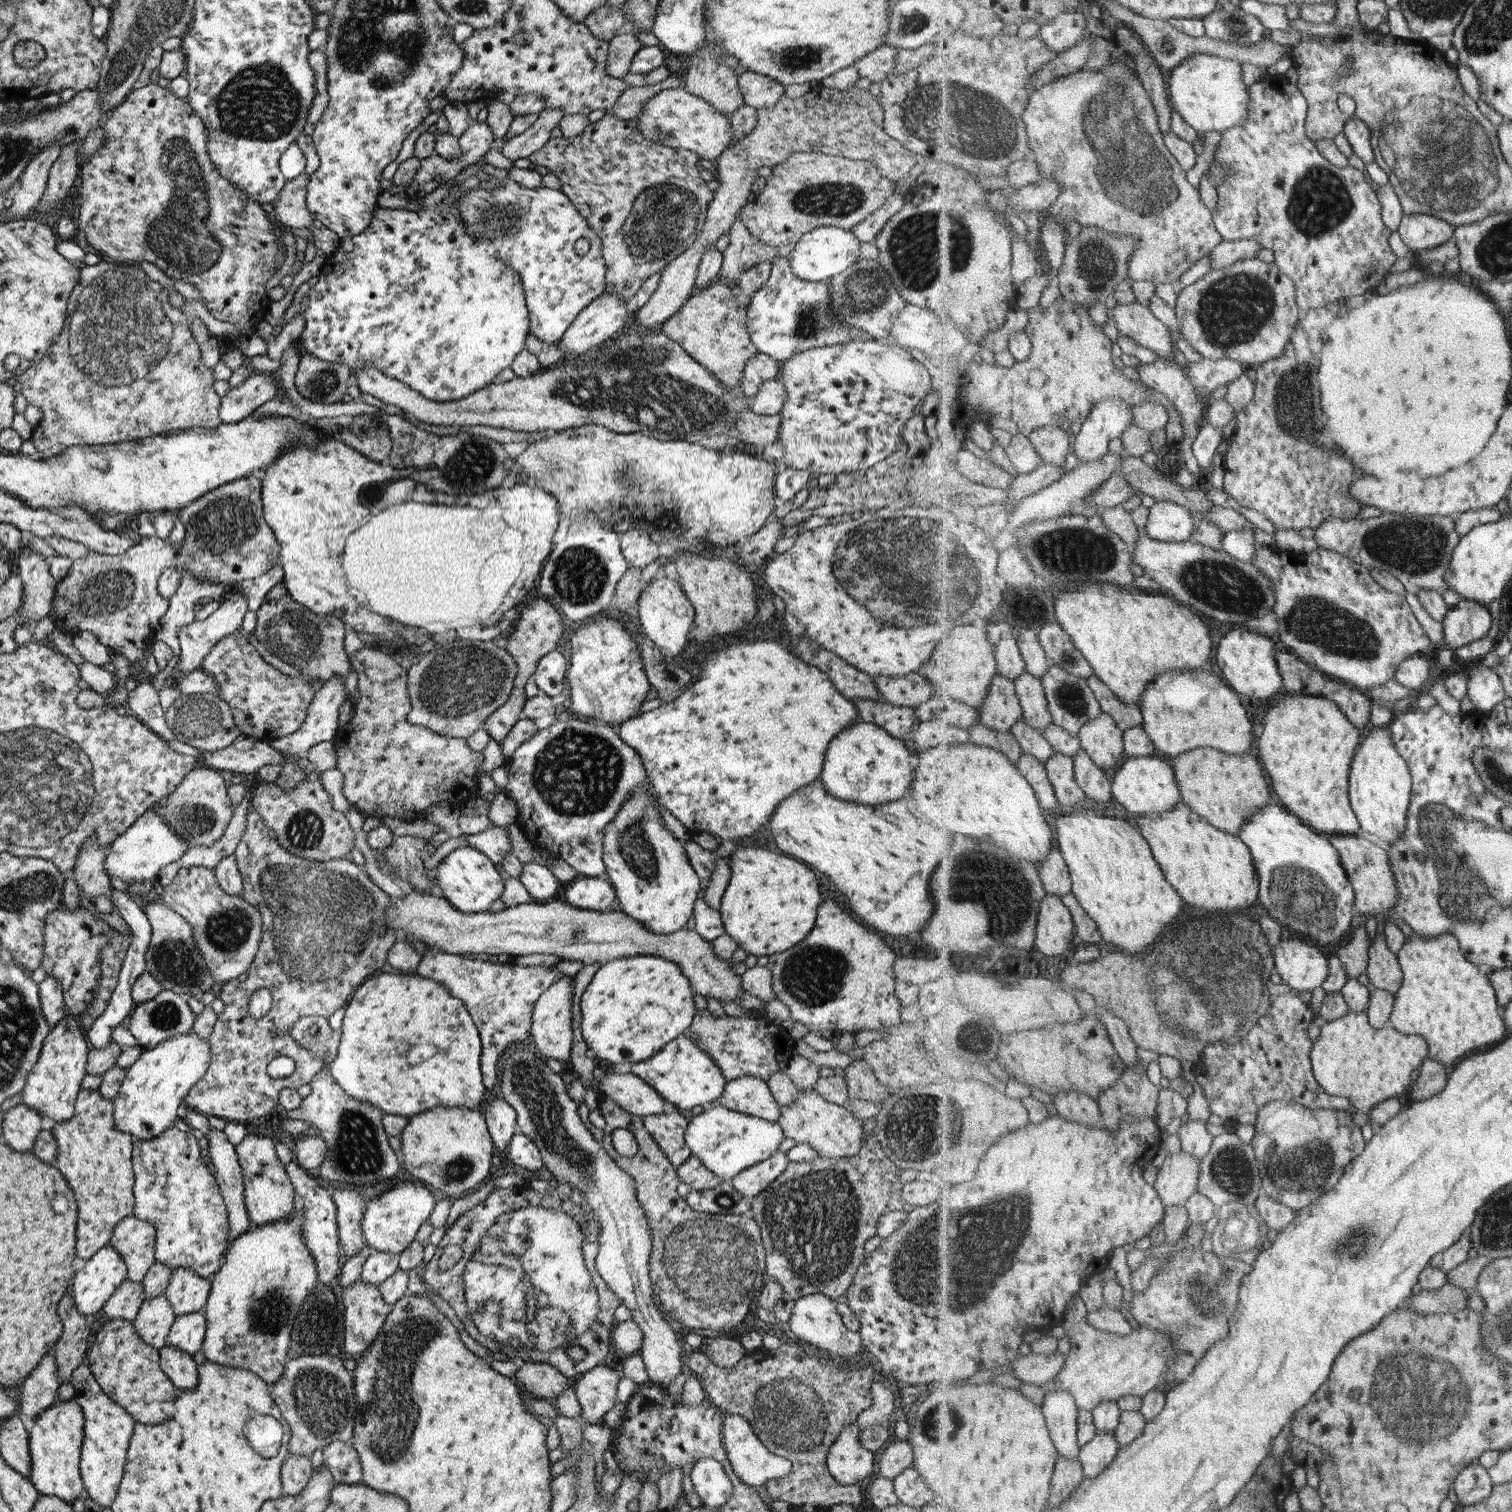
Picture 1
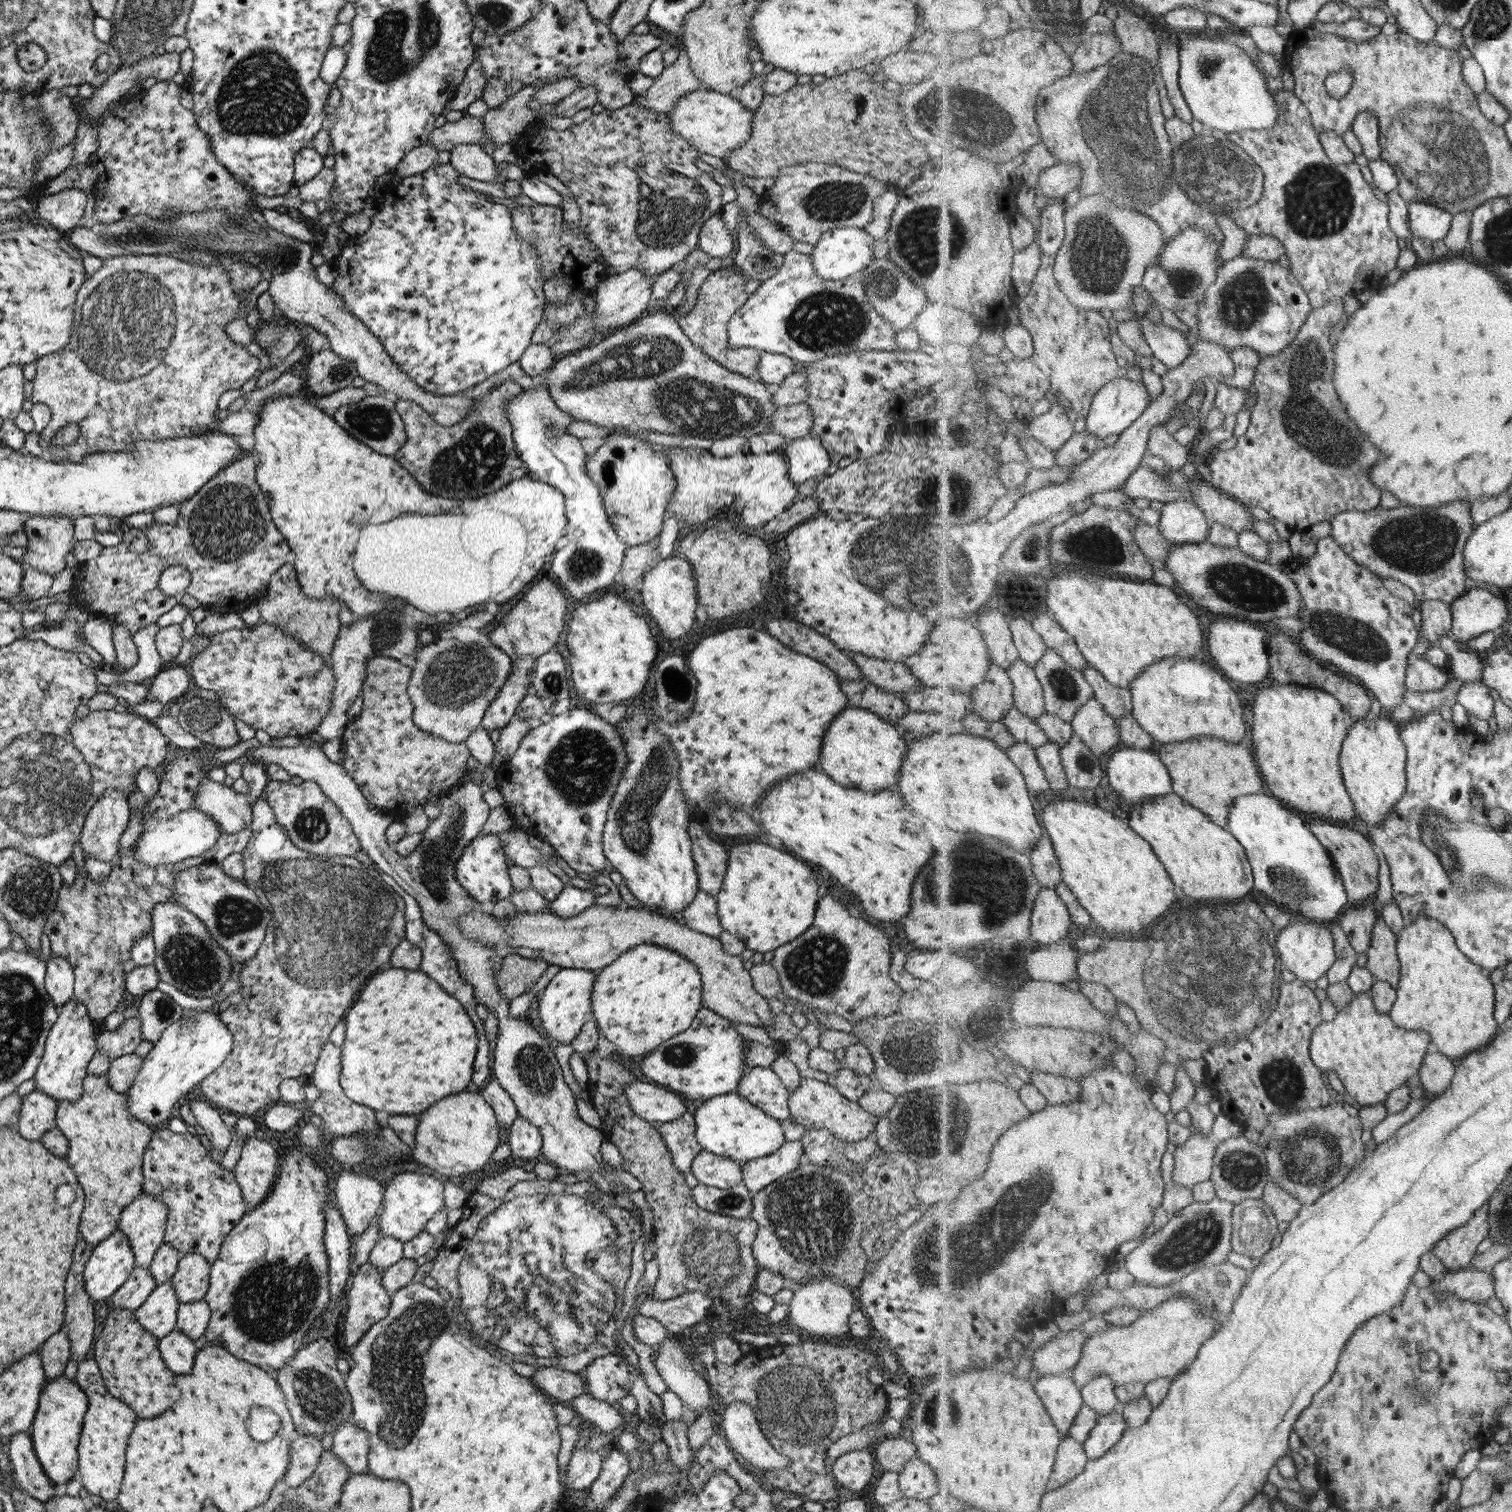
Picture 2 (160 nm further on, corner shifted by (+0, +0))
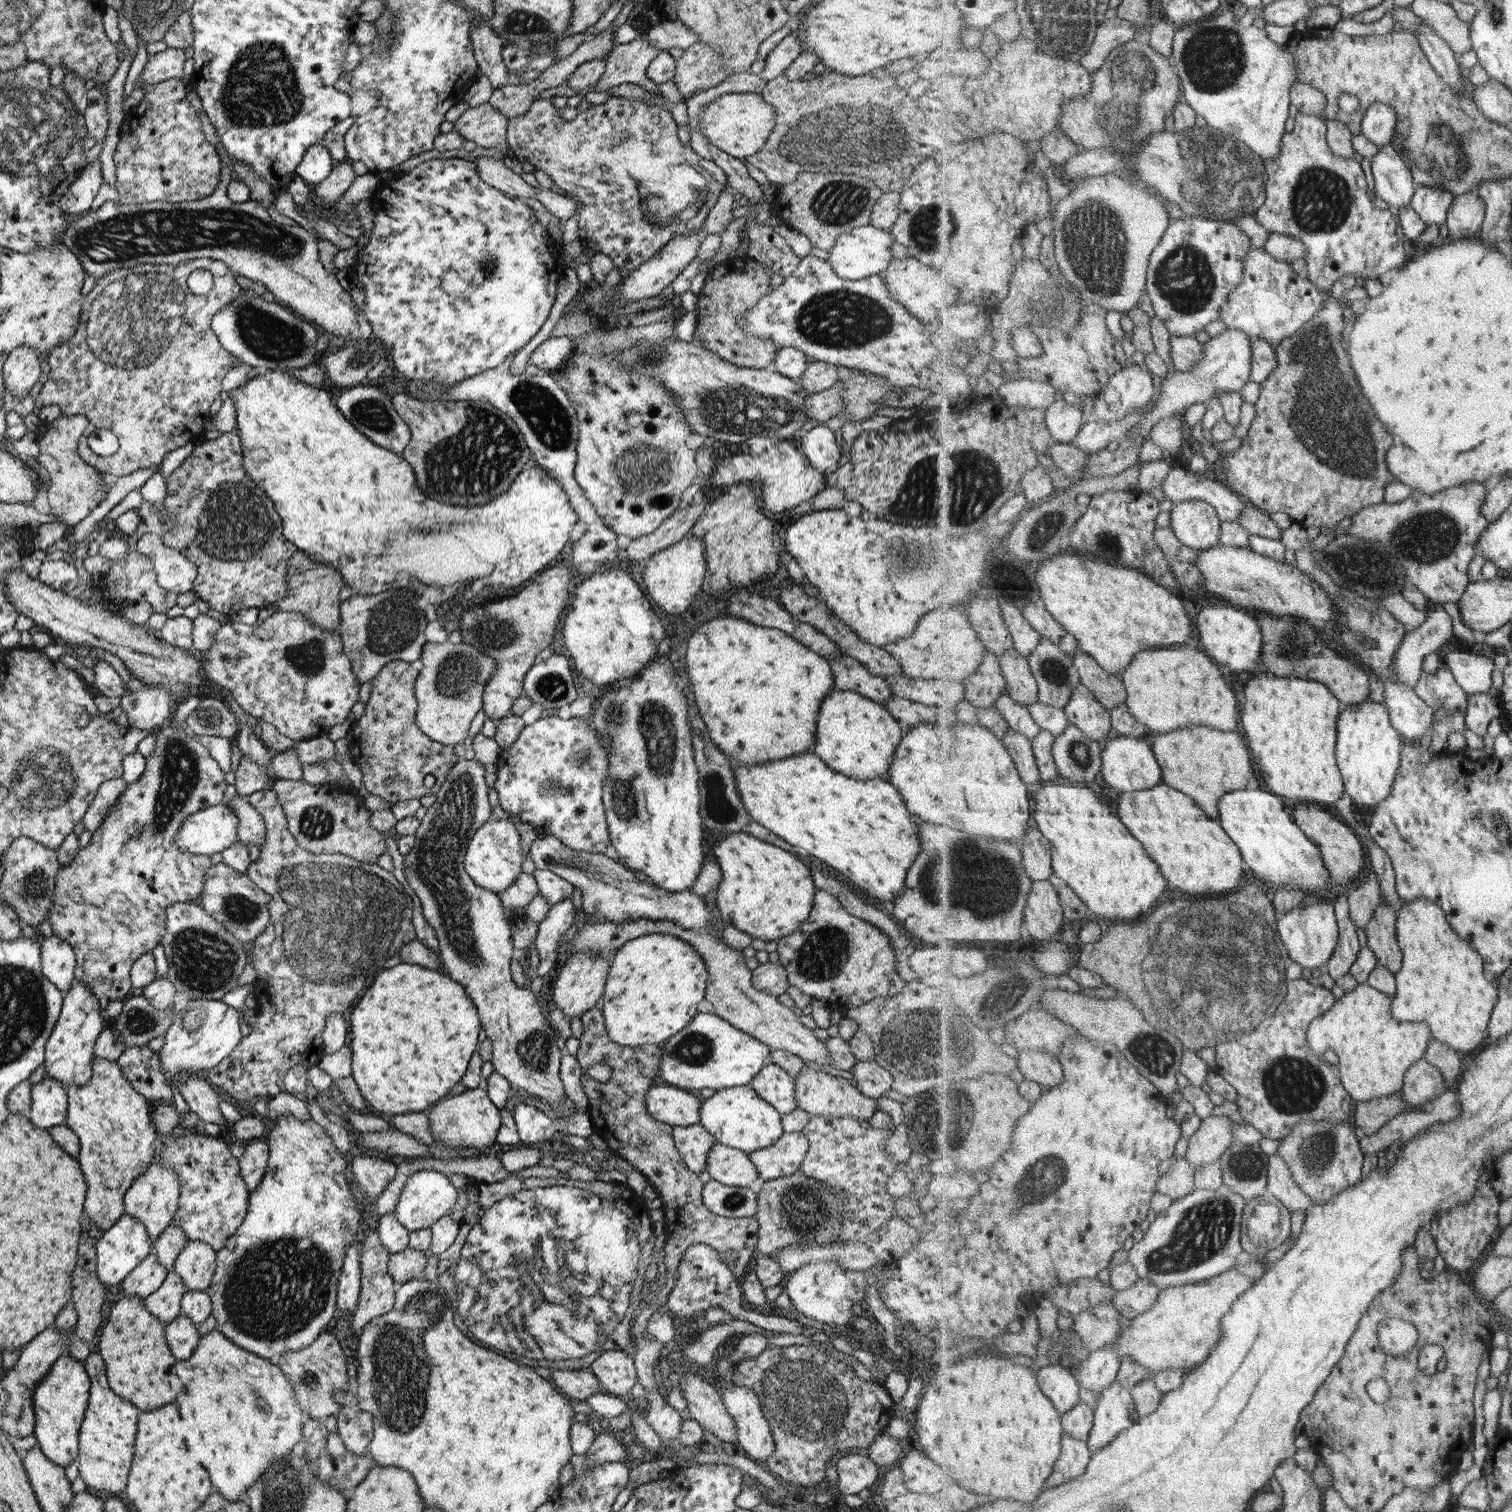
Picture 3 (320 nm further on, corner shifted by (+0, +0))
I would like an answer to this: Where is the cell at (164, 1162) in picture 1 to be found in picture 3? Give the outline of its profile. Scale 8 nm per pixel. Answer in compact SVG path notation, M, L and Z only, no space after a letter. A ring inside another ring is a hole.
M195 1133L181 1136L164 1134L157 1141L156 1156L165 1168L175 1172L180 1184L179 1201L172 1222L180 1226L187 1240L203 1241L217 1252L241 1224L248 1205L249 1191L241 1178L238 1159L231 1155L219 1137Z

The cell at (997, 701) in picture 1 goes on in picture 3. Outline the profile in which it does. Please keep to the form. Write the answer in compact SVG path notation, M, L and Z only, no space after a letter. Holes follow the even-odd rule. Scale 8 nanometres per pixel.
M987 652L979 672L964 680L967 696L976 707L991 708L1003 692L1007 691L1008 684L1001 667L999 654Z

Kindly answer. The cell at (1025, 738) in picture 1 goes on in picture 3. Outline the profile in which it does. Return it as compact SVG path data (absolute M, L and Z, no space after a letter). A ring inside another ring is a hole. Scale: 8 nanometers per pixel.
M1007 691L1003 692L995 706L1005 717L1010 728L1027 738L1033 740L1042 731L1042 726L1032 717L1028 707L1018 703Z

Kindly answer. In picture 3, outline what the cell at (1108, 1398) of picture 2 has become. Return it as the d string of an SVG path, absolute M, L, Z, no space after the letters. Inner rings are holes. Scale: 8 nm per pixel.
M1113 1343L1107 1344L1093 1351L1088 1360L1083 1362L1080 1374L1077 1375L1079 1384L1096 1392L1100 1398L1102 1392L1117 1380L1121 1365Z

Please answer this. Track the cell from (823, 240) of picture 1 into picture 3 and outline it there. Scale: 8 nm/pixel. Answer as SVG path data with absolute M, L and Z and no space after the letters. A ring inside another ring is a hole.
M869 224L858 226L837 236L834 245L827 250L829 257L826 261L831 265L833 272L845 280L861 280L871 275L881 275L893 259L889 251L892 240L894 238L889 230Z

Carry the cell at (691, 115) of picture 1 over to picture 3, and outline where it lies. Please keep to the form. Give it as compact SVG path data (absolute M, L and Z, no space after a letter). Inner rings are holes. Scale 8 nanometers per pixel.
M728 94L721 95L711 101L699 117L699 130L707 137L709 144L719 147L729 156L744 159L755 154L767 140L773 129L773 108L761 100L759 94Z

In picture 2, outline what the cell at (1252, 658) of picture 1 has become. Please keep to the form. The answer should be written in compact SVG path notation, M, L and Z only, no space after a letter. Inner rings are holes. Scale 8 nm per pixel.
M1219 618L1211 624L1207 644L1209 654L1218 668L1225 672L1225 676L1233 678L1233 682L1243 682L1245 684L1261 684L1263 680L1271 676L1270 649L1265 640L1265 627L1261 628L1253 622L1243 622L1237 618Z

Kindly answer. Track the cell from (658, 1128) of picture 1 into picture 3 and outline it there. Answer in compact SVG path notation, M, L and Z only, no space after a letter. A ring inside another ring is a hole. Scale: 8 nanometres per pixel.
M699 1123L675 1126L672 1127L672 1139L683 1164L691 1172L699 1173L706 1170L707 1153L716 1142L716 1138L710 1132Z

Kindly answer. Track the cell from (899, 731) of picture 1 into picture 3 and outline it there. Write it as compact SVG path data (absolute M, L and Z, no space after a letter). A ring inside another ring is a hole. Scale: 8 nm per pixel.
M839 652L828 661L833 676L833 686L839 690L858 692L881 705L893 696L892 687L881 677L867 672L858 660Z

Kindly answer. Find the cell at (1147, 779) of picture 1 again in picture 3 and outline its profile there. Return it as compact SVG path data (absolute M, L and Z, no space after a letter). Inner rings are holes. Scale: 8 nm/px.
M1117 735L1102 750L1102 772L1100 781L1115 788L1119 793L1142 791L1164 782L1163 771L1154 749L1144 739Z

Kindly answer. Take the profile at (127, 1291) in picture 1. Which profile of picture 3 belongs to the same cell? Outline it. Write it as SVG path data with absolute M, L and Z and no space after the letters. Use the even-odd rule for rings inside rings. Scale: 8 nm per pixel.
M149 1253L121 1282L123 1294L143 1299L157 1290L165 1275L166 1268L159 1264L154 1253Z

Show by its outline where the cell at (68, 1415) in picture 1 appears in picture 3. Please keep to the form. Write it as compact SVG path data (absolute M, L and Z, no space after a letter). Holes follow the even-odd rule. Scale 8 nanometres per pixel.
M68 1353L59 1355L49 1370L34 1384L31 1395L31 1406L34 1414L33 1436L40 1451L53 1464L65 1468L78 1453L78 1432L87 1406L90 1382L84 1369L83 1361L74 1359Z

